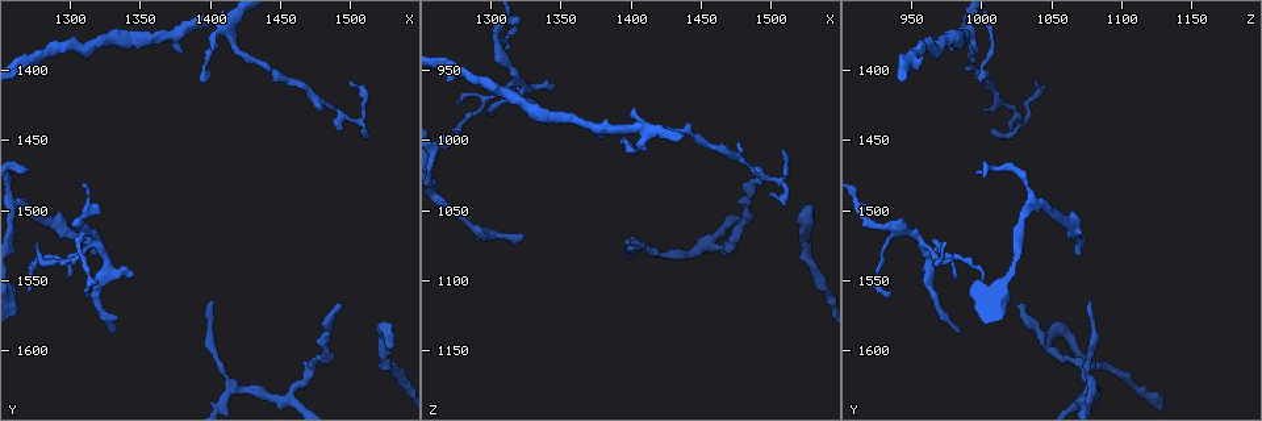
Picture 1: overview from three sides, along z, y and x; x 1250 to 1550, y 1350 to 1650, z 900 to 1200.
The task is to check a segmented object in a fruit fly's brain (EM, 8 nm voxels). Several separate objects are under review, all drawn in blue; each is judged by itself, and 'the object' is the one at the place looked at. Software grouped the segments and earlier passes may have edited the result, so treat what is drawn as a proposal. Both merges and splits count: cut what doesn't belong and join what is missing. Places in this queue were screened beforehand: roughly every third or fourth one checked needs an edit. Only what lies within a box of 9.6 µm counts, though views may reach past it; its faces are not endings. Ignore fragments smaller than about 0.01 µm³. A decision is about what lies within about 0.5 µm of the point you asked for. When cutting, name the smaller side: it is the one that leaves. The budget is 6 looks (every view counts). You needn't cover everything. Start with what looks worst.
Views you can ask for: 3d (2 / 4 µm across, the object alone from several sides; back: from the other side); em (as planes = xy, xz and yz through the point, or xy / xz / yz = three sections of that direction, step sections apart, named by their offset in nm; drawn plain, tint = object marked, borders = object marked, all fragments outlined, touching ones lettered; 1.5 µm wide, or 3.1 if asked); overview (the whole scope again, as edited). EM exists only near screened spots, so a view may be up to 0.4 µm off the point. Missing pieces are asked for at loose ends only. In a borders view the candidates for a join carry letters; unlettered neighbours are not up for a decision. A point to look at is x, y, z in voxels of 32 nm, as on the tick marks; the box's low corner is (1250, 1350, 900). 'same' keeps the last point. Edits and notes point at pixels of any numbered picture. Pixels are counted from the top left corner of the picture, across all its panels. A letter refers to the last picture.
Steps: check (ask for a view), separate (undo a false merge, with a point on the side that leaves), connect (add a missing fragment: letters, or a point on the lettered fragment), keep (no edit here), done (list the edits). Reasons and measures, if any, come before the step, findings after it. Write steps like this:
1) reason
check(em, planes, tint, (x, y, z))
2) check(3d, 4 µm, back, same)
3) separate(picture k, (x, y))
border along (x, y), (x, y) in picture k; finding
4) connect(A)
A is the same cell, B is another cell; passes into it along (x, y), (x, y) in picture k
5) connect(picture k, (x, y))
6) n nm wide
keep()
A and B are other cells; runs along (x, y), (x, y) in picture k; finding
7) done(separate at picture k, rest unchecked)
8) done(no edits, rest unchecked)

free end
check(3d, 4 µm, (1322, 1522, 1068))

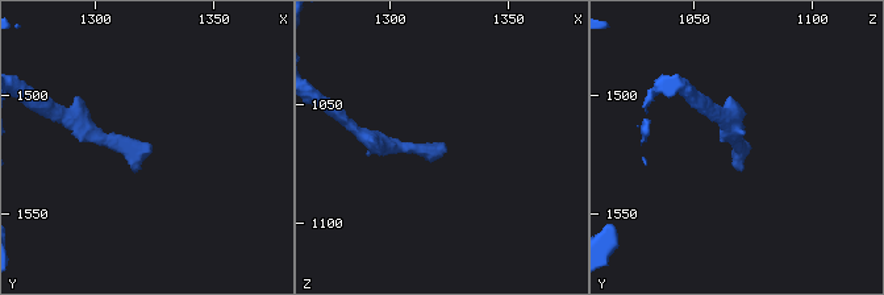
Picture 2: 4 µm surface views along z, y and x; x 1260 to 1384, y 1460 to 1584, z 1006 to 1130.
shape alone is not enough
check(em, yz, step 4, tint, (1324, 1523, 1069))

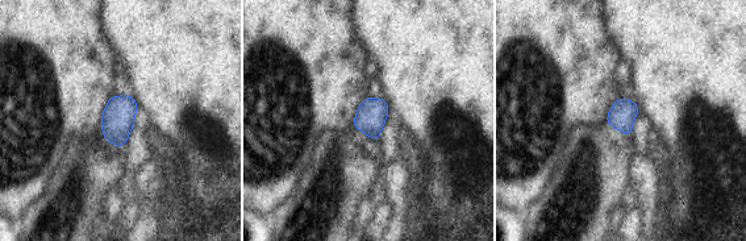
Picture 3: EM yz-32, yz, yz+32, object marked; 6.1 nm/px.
another direction
check(em, planes, borders, same)

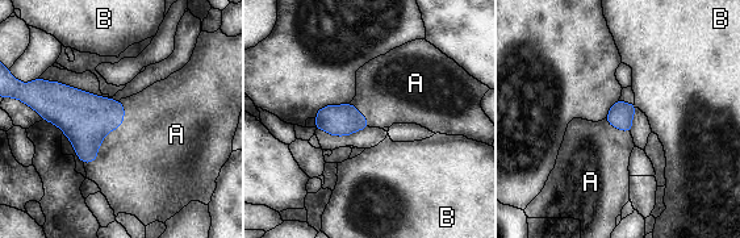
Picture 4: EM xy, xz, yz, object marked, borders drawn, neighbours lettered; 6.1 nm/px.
connect(A)
A is the same cell, B is another cell; passes into it along (84, 118), (107, 132), (136, 161) in picture 4; the neuron continues

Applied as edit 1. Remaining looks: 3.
tapers out
check(3d, 4 µm, (1492, 1568, 1024))

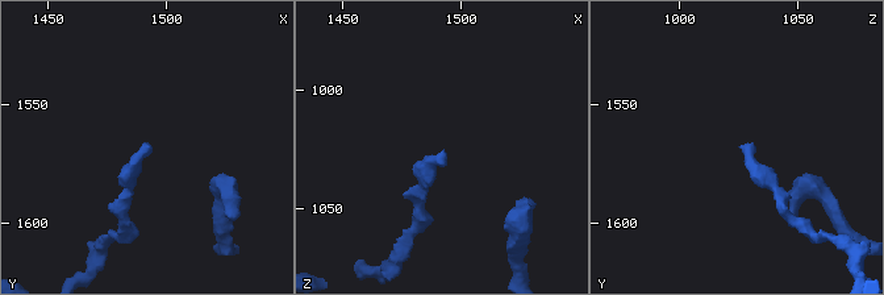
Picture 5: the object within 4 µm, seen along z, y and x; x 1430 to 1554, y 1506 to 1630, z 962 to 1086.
check(em, planes, borders, (1492, 1568, 1025))

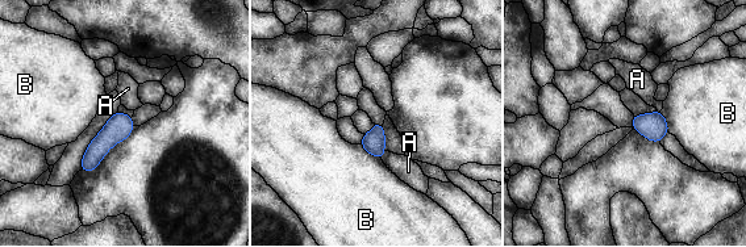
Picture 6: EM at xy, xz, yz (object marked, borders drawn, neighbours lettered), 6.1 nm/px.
keep()
A and B are other cells; border along (386, 151), (380, 158) in picture 6; none of them fits

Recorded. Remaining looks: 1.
done(connect at picture 4, rest unchecked)

